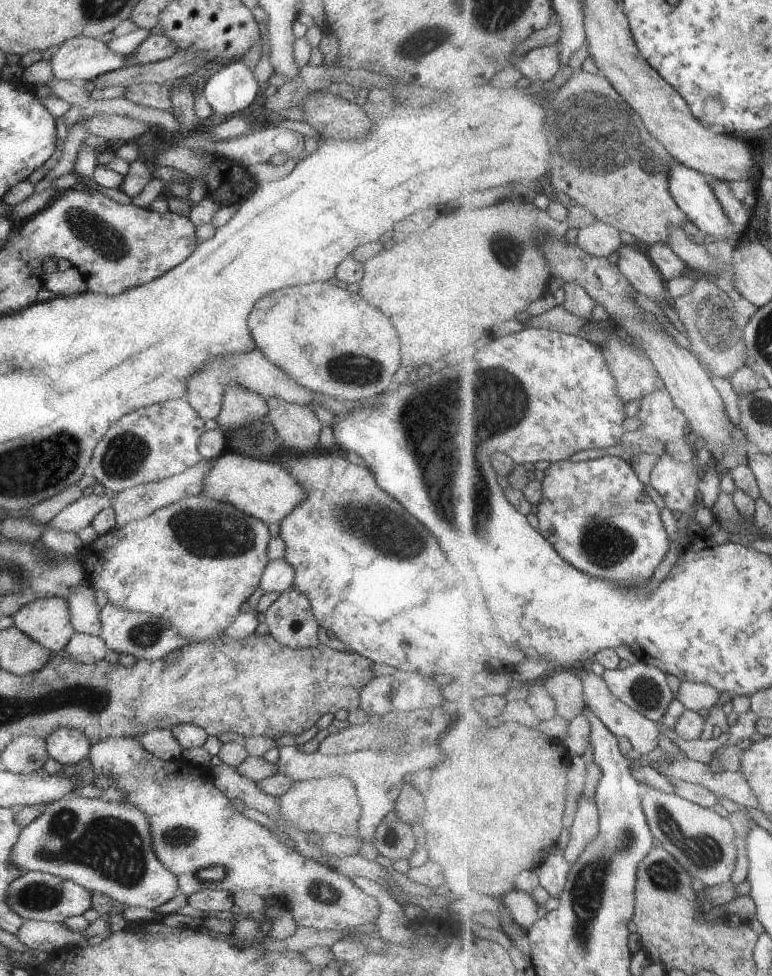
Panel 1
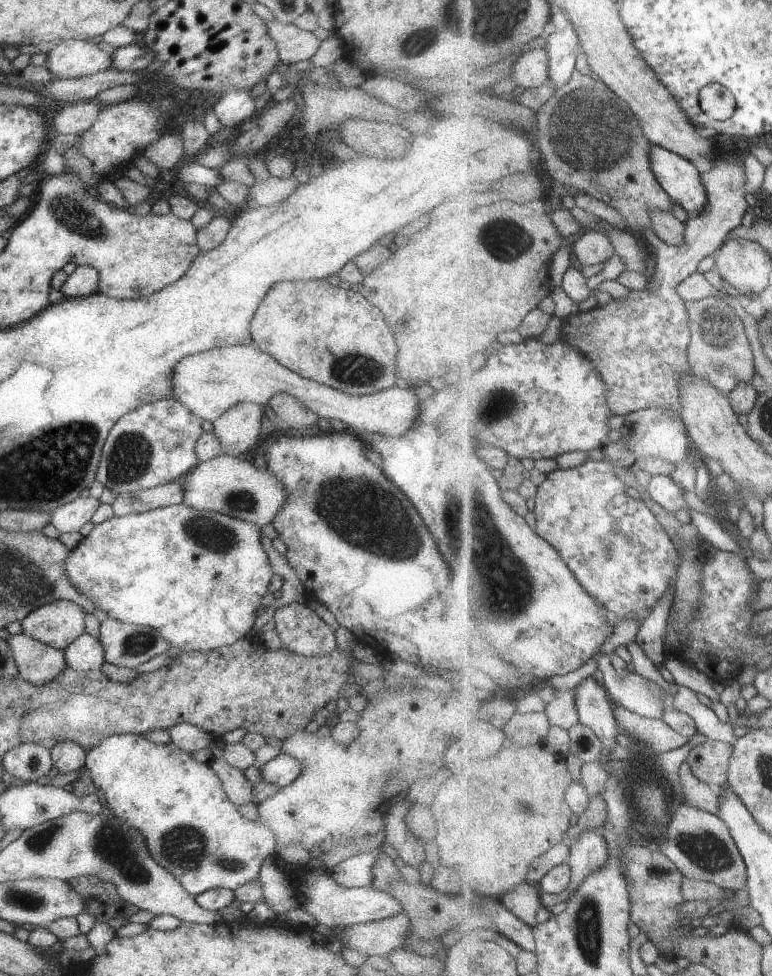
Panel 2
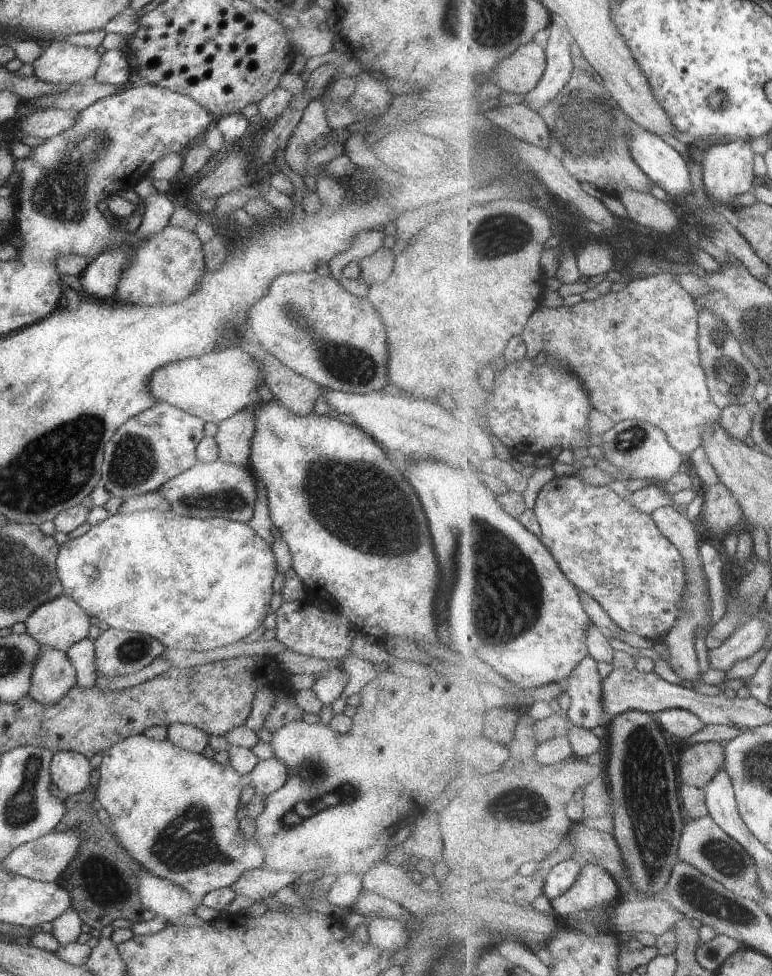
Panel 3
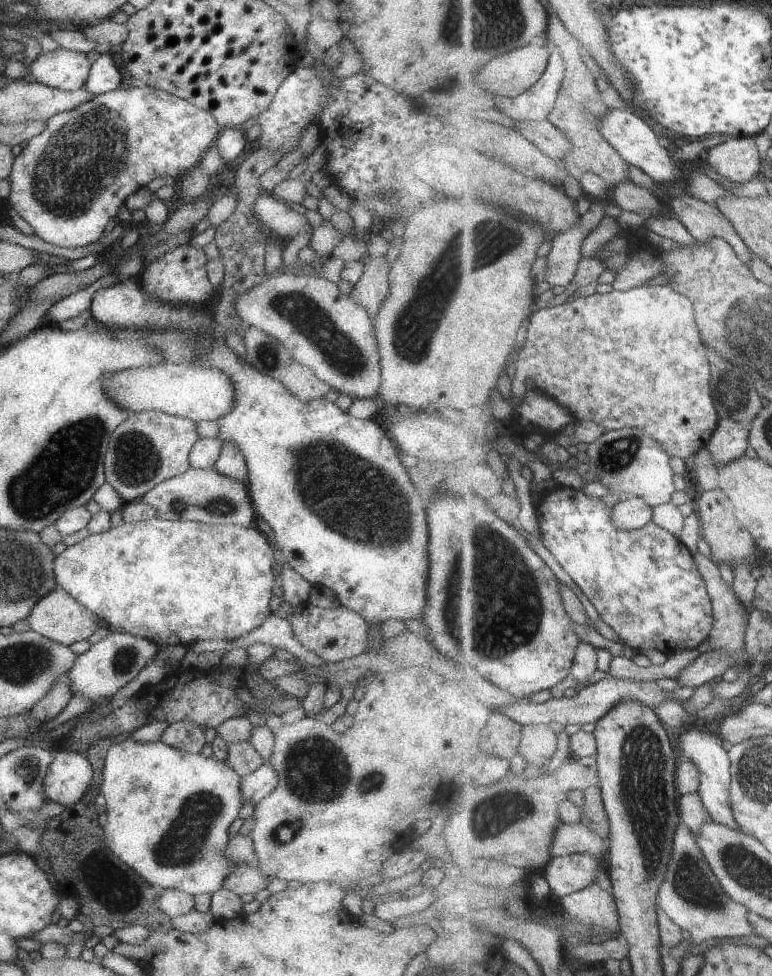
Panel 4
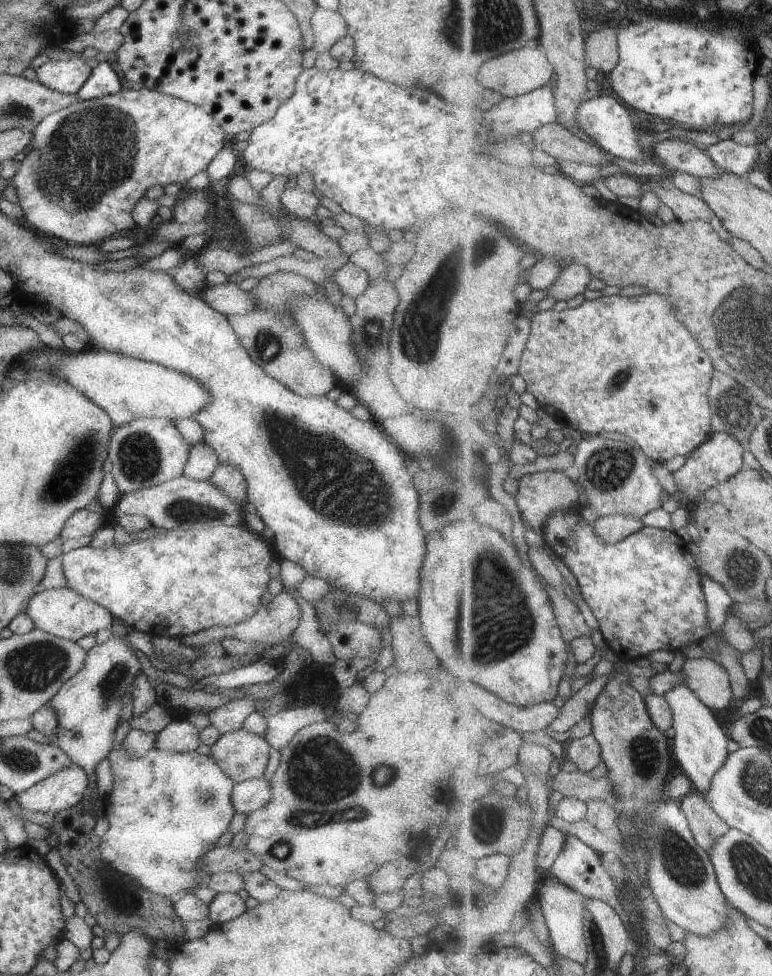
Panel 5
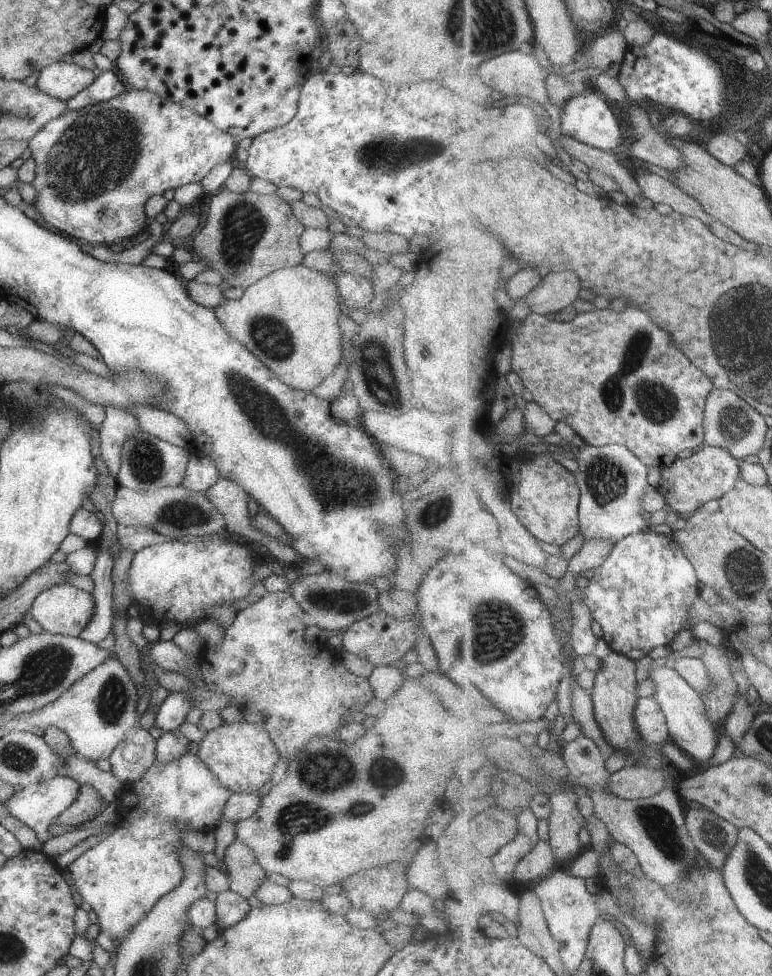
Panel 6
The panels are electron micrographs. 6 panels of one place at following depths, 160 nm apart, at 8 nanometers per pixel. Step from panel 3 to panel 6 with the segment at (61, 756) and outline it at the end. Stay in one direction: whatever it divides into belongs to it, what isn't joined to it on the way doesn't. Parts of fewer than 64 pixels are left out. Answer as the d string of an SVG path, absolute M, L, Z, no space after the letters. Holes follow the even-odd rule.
M53 777L46 781L25 785L22 790L14 792L5 802L5 810L18 821L26 824L42 844L49 835L47 828L77 798L80 784L69 777Z

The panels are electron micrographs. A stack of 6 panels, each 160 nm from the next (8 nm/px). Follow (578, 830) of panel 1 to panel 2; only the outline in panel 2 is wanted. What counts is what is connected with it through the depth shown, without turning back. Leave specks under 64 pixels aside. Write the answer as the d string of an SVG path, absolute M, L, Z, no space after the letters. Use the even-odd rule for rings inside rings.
M585 828L570 847L568 864L572 869L572 882L563 894L550 894L539 888L542 906L547 910L567 902L575 890L581 888L585 878L601 870L609 858L608 843L601 828Z

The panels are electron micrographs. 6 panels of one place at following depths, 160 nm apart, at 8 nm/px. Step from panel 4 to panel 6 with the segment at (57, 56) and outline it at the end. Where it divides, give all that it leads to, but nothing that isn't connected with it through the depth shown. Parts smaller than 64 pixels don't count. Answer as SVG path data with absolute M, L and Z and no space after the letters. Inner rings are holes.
M57 61L44 66L36 78L35 87L47 96L66 101L94 81L90 70L79 65Z

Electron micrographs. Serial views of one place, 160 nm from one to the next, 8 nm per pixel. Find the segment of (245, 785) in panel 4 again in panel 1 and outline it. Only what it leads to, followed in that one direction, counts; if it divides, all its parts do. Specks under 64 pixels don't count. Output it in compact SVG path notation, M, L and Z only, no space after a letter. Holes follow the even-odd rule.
M283 746L278 749L276 762L277 773L292 780L305 781L307 779L320 779L331 775L345 775L354 784L356 797L360 804L360 817L357 823L356 835L365 842L373 842L375 827L382 821L389 810L394 810L396 798L399 796L405 768L401 766L399 758L393 754L381 754L372 749L361 749L340 755L323 756L319 752L302 753L297 746Z

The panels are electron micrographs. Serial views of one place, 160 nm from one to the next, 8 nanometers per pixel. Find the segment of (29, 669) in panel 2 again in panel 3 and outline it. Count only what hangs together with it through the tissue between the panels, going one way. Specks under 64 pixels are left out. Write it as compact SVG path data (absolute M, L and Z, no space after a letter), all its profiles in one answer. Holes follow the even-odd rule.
M43 647L30 676L28 695L49 706L76 684L76 670L63 651Z

